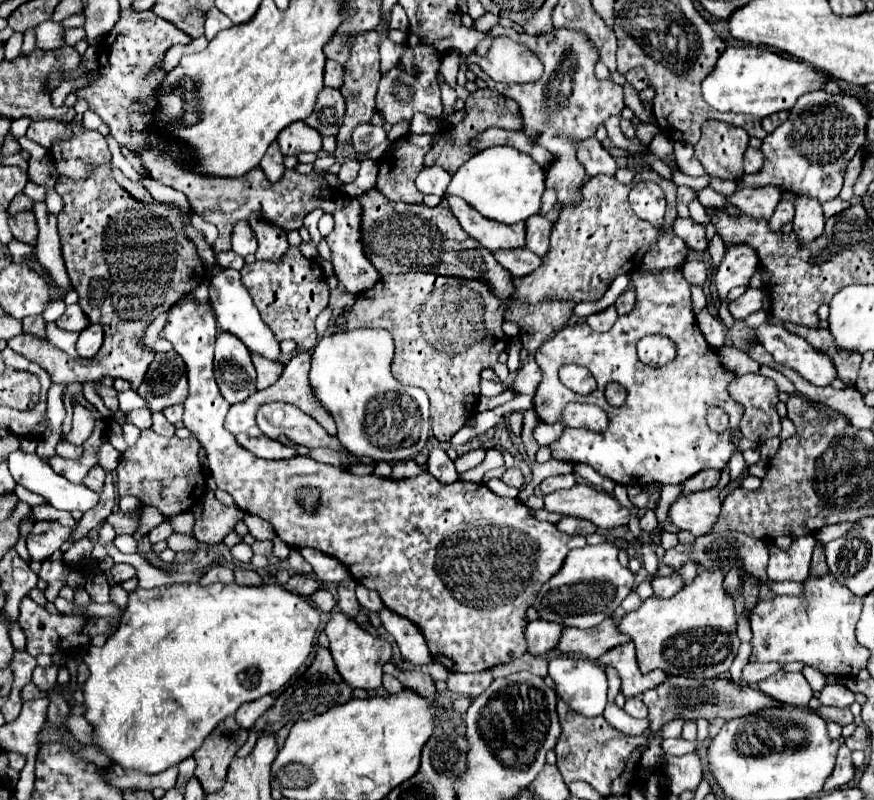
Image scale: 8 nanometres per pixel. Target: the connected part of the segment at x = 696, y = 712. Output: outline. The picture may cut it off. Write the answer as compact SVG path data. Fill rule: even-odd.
M670 676L664 684L646 690L642 694L644 704L648 706L650 714L648 714L648 722L650 722L650 732L654 732L656 736L652 738L650 746L660 750L662 738L660 738L660 730L666 722L678 718L678 716L690 716L690 720L698 720L698 718L724 718L724 720L732 720L744 714L754 714L762 708L768 706L780 706L776 700L768 698L766 694L762 694L760 690L754 690L750 686L734 686L730 680L694 680L694 678L684 678L684 676Z

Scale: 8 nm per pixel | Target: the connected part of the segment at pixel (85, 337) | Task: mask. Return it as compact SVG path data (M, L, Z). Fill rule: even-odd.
M90 324L86 330L80 332L80 338L78 338L78 344L76 344L78 354L82 358L92 358L100 350L102 338L104 338L102 326L100 324Z

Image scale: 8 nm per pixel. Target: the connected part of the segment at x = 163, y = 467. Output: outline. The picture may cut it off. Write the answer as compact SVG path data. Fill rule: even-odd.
M142 430L142 436L120 458L116 468L118 496L136 496L146 506L156 506L166 518L186 512L206 494L206 478L202 478L202 464L198 458L200 442L190 438L166 438L154 430Z

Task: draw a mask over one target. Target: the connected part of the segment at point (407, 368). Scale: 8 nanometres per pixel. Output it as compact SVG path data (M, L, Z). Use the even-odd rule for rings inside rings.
M410 272L384 276L370 290L358 296L358 302L346 316L346 328L384 328L394 336L396 354L392 360L392 376L408 386L422 388L430 398L430 418L434 438L440 442L450 442L450 438L474 416L474 408L480 396L480 372L492 368L498 354L506 350L508 336L502 332L506 306L490 292L490 288L480 280L462 278L442 278L436 274Z

